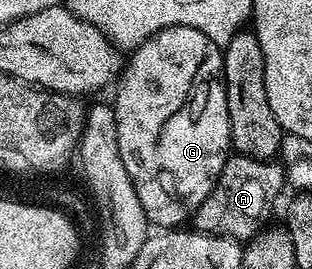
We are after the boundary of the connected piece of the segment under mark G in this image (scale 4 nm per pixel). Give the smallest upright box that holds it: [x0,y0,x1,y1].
[112,27,232,229]

